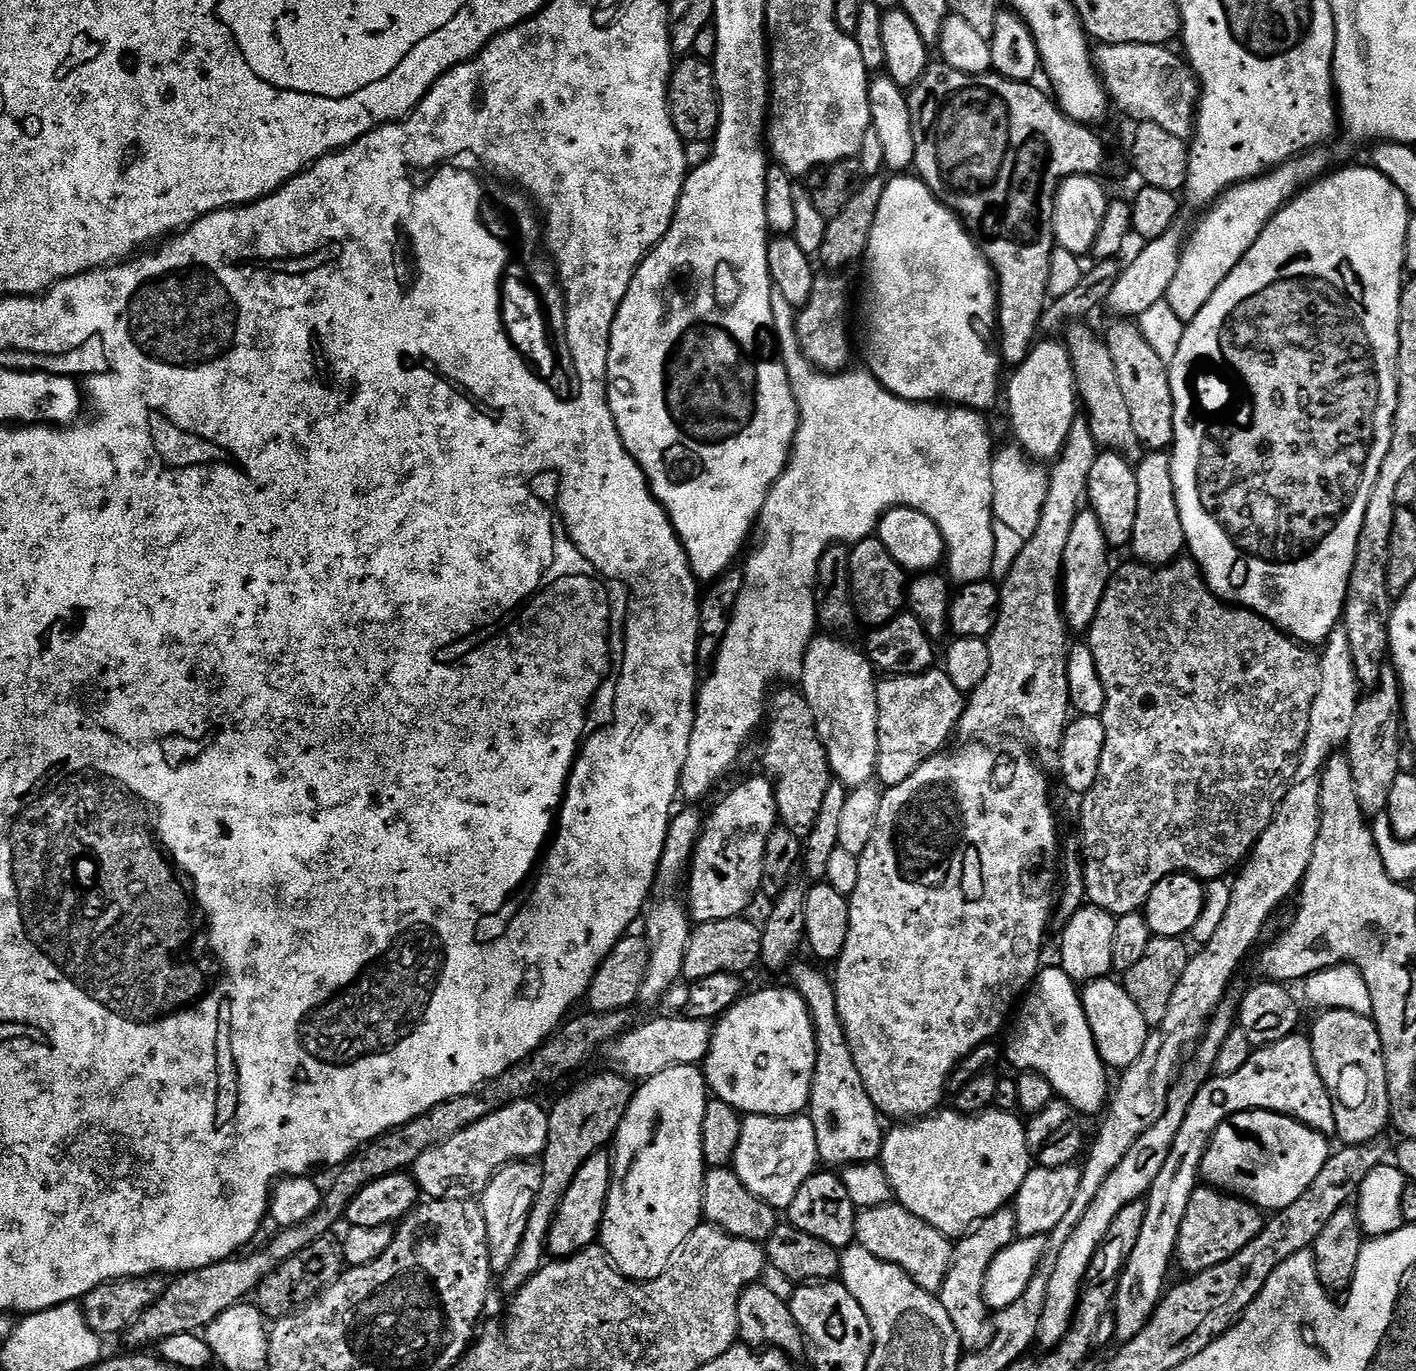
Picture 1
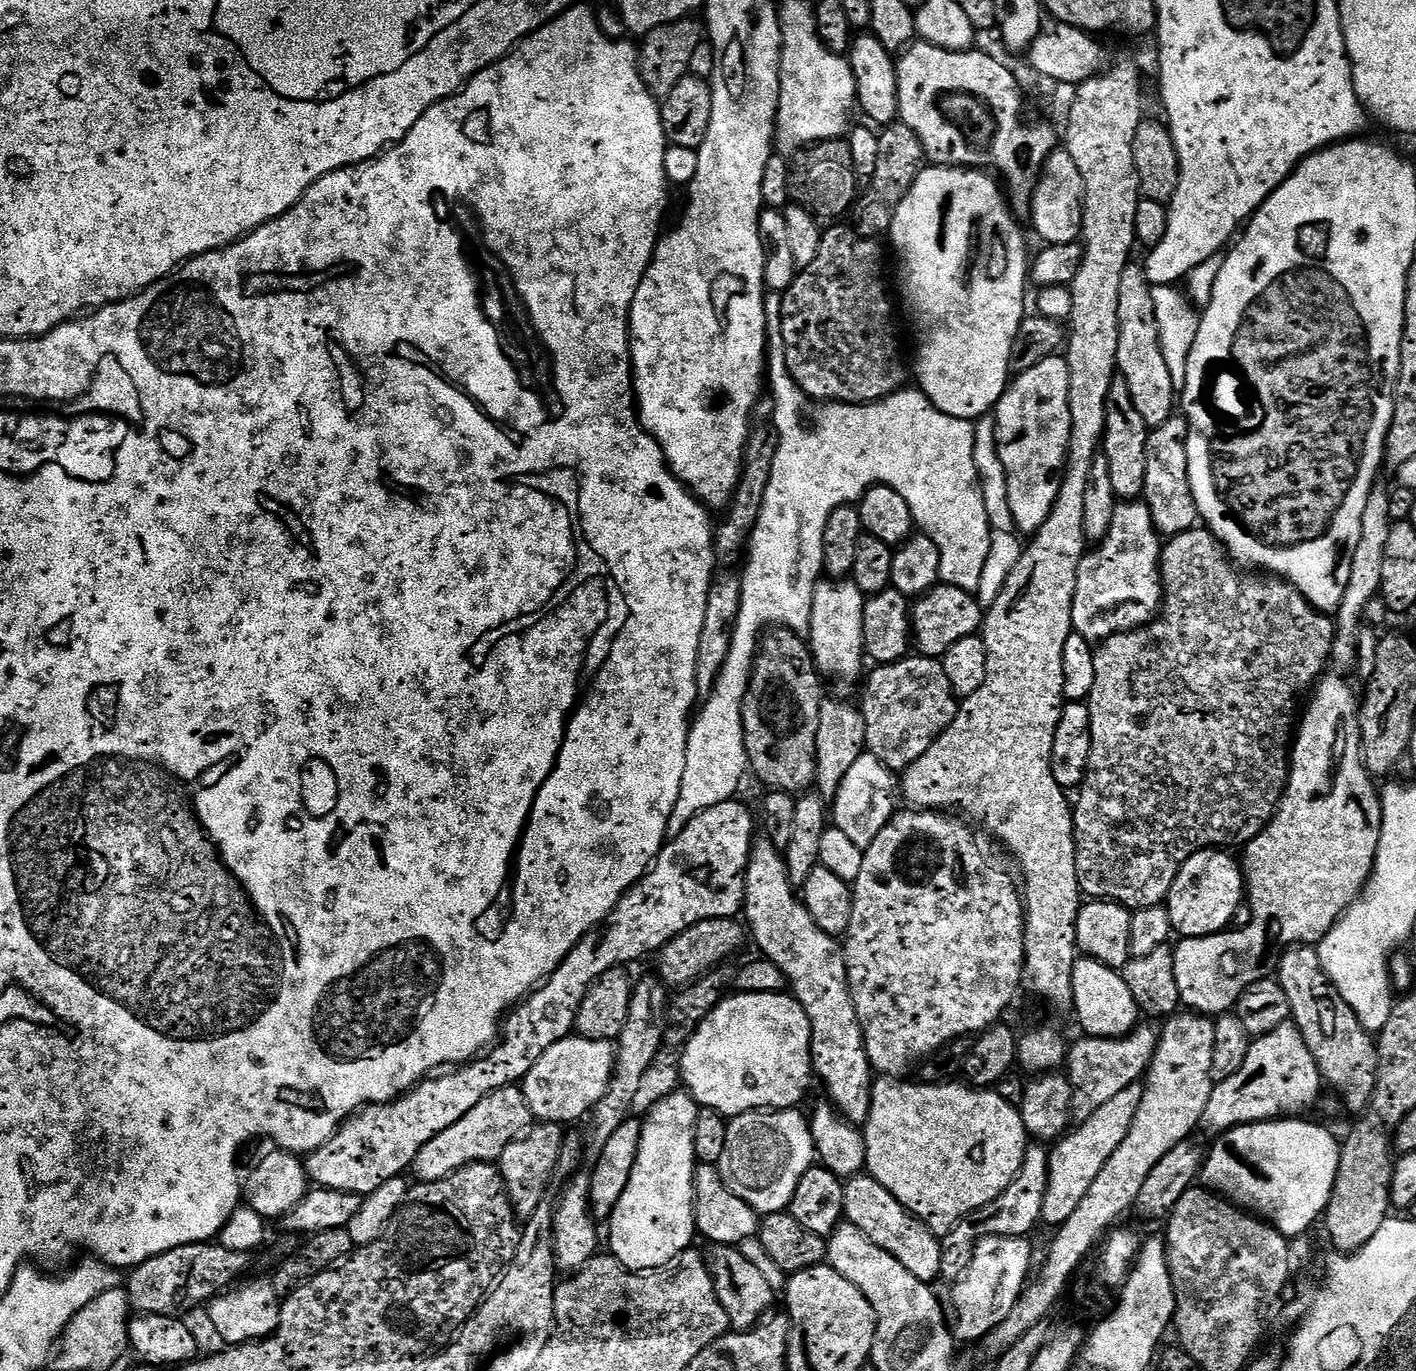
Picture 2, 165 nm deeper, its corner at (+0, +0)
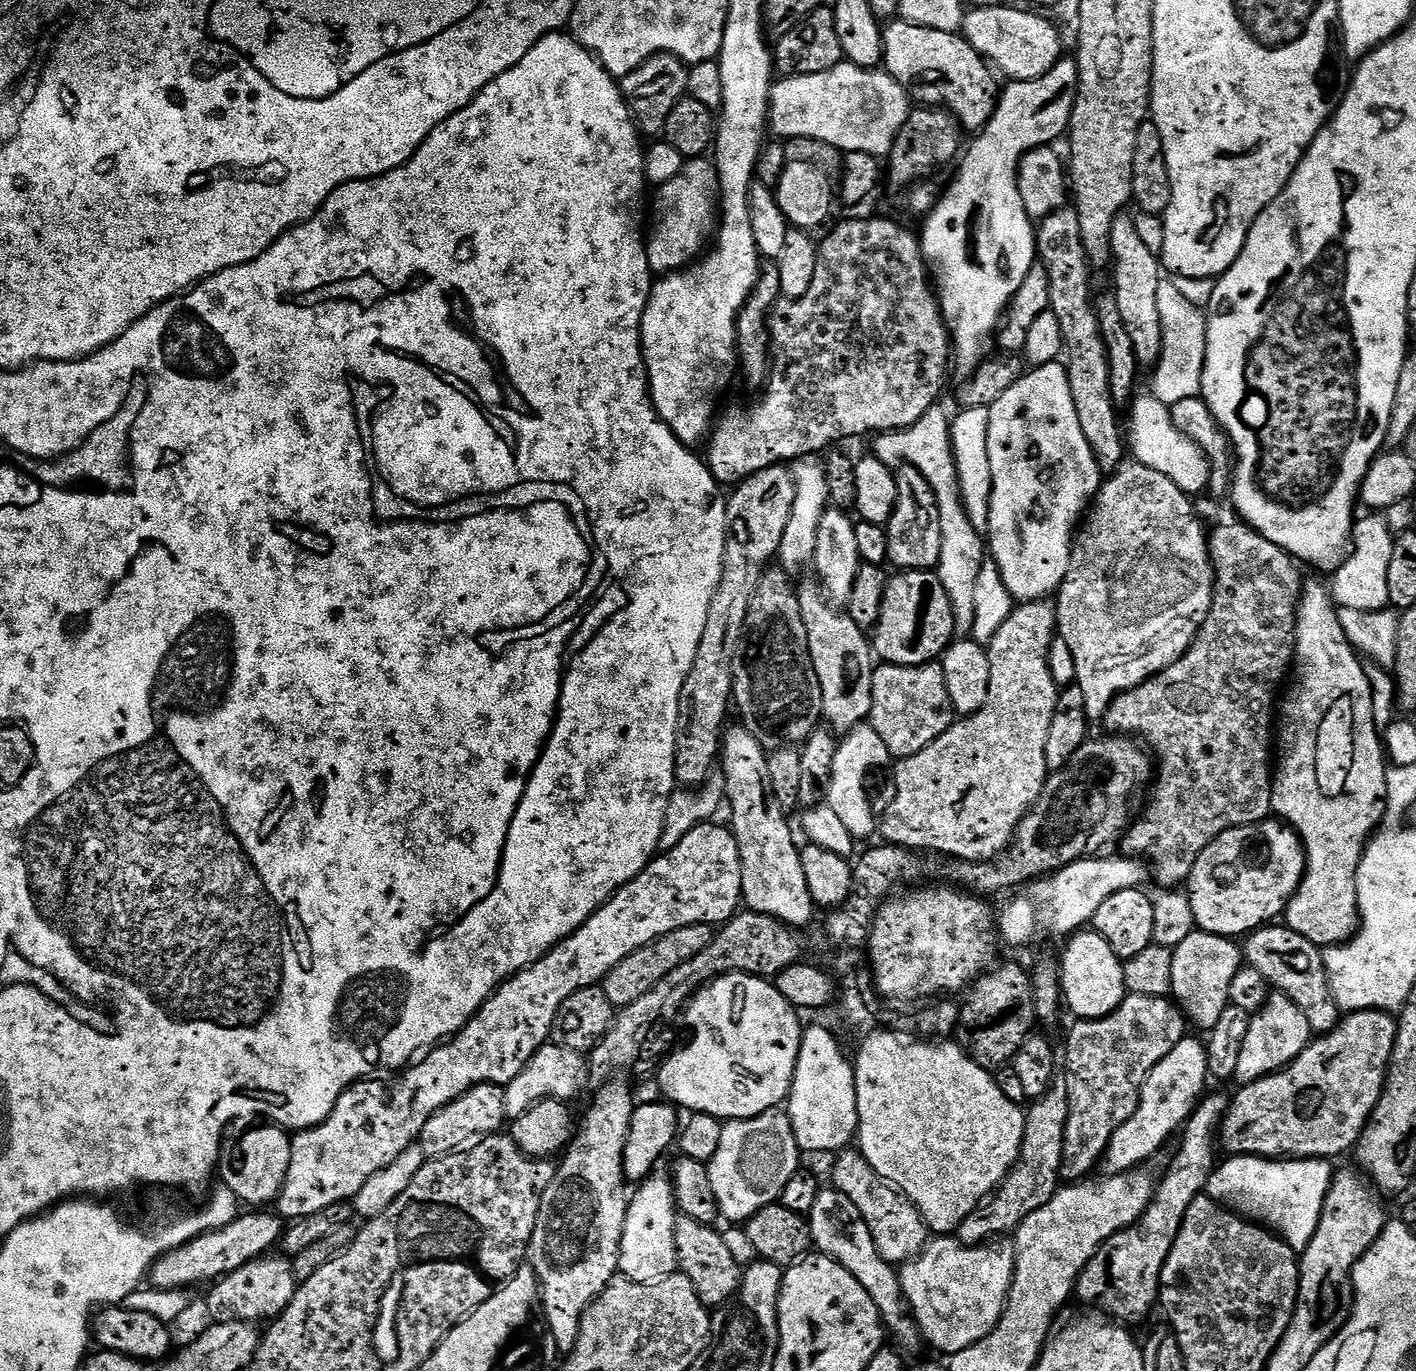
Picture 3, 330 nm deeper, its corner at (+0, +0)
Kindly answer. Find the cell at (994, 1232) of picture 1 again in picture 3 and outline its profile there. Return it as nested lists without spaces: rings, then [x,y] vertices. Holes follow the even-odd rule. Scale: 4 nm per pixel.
[[[1063,1078],[1052,1081],[1046,1095],[1031,1101],[1024,1117],[1024,1137],[1020,1147],[1020,1157],[1008,1177],[1000,1183],[1000,1187],[978,1205],[960,1223],[958,1239],[969,1246],[980,1246],[991,1236],[1000,1236],[1003,1232],[1015,1233],[1020,1223],[1034,1210],[1046,1206],[1050,1198],[1061,1187],[1060,1167],[1062,1166],[1062,1150],[1066,1138],[1066,1118],[1068,1117],[1068,1091]]]

